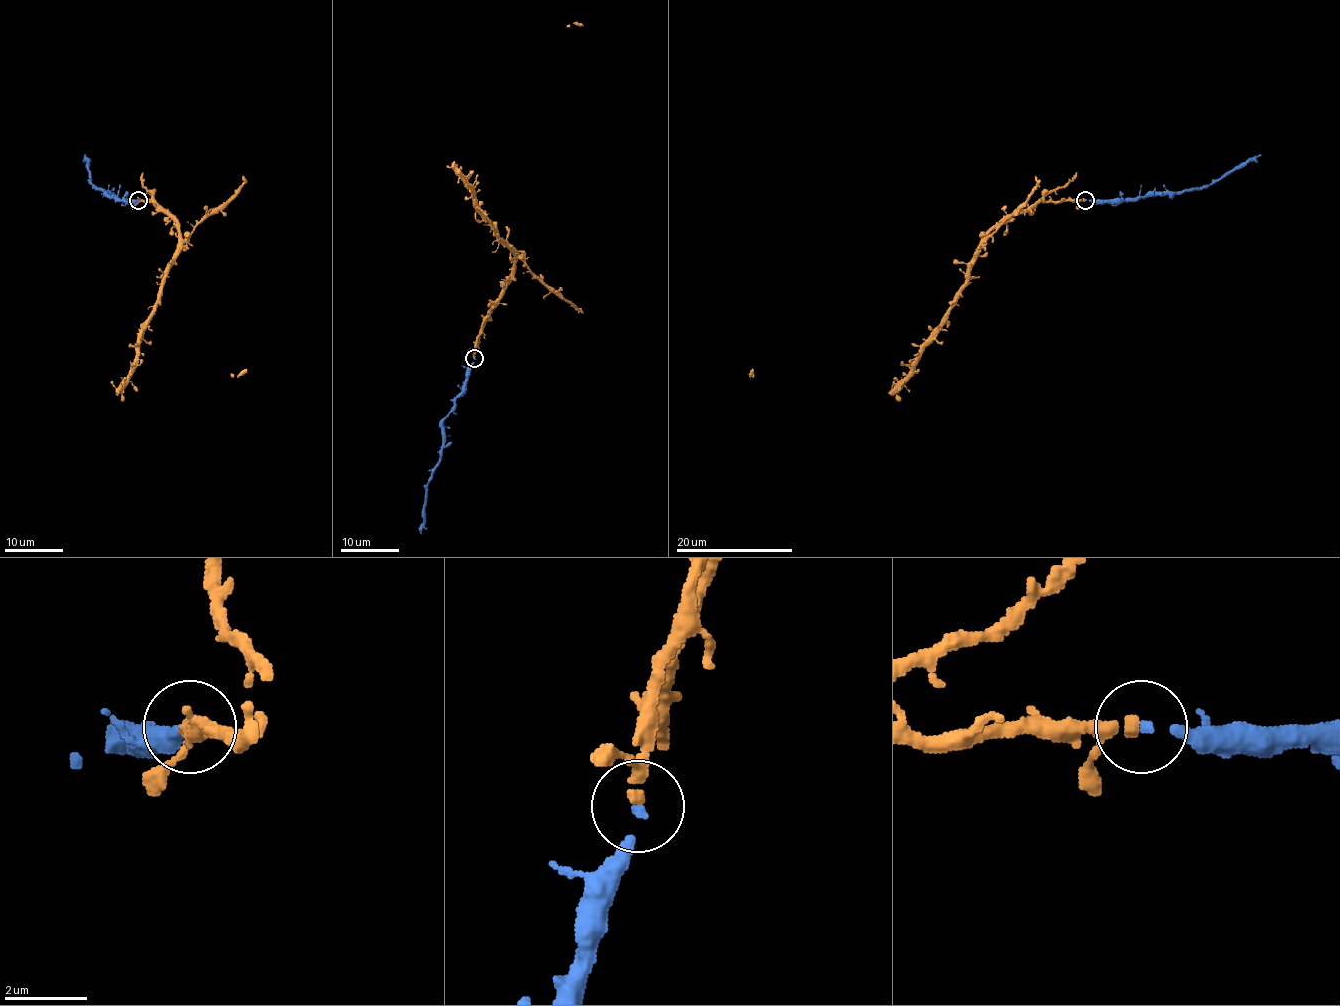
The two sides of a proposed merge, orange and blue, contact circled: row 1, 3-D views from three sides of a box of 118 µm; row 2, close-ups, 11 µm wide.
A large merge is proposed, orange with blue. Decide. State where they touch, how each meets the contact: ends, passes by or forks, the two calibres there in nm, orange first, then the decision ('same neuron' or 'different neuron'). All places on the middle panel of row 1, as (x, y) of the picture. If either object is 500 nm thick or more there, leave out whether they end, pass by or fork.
(474, 358) | orange passes by | blue ends | 240/200 nm | same neuron

